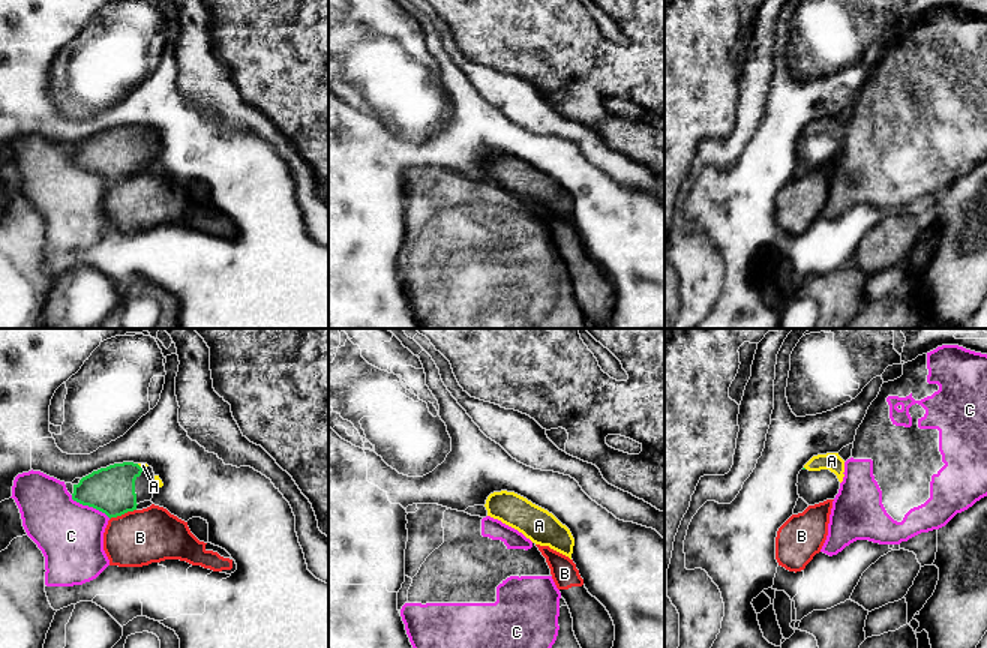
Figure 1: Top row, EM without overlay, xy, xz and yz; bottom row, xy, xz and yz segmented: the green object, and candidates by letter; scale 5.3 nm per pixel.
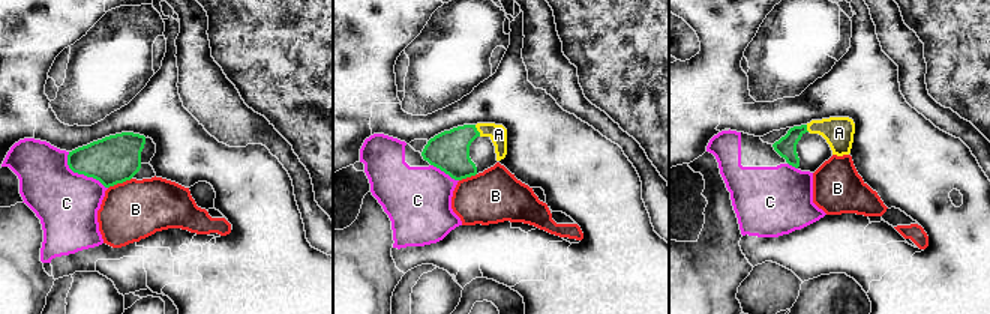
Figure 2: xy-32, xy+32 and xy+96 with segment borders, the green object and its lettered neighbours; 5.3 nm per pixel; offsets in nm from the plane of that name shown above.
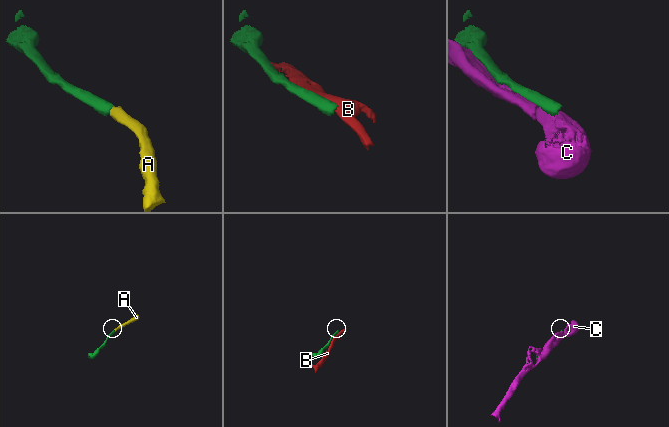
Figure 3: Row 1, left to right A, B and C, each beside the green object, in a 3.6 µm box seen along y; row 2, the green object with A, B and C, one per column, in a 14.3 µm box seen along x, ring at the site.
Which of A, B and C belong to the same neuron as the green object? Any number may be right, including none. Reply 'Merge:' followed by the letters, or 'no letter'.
Merge: A

